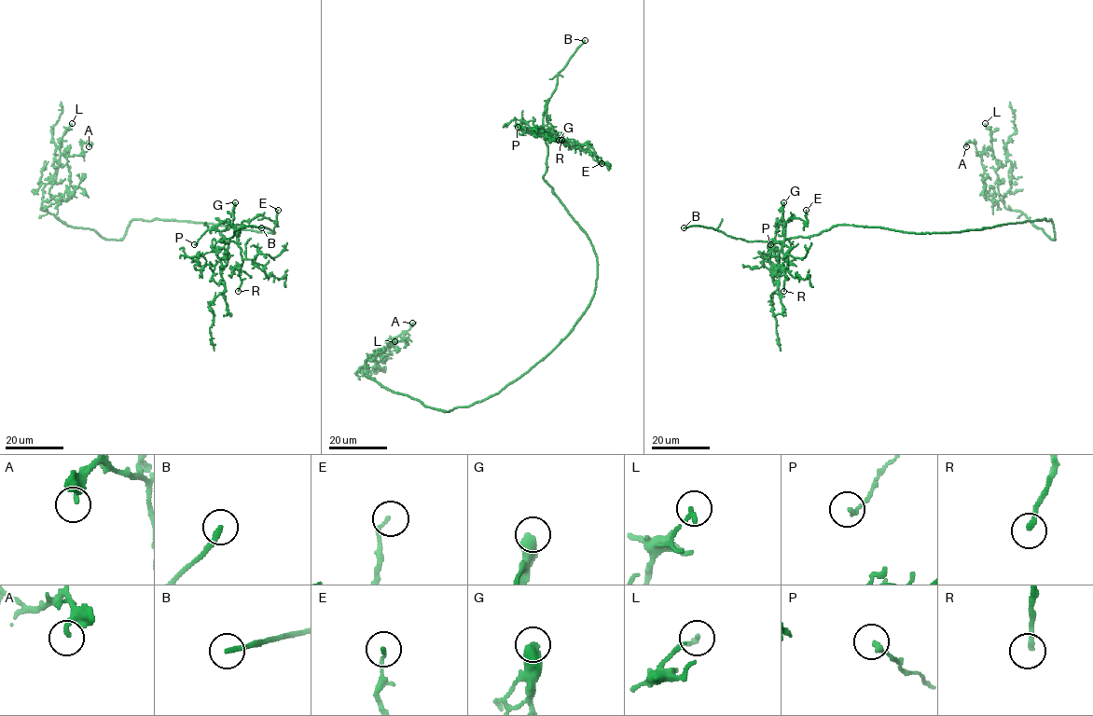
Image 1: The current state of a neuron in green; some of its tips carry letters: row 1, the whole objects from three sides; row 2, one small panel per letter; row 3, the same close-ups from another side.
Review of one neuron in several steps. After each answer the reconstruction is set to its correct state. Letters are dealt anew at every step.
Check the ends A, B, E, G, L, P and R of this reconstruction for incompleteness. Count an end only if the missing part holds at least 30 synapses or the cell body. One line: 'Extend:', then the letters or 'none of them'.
Extend: B, R

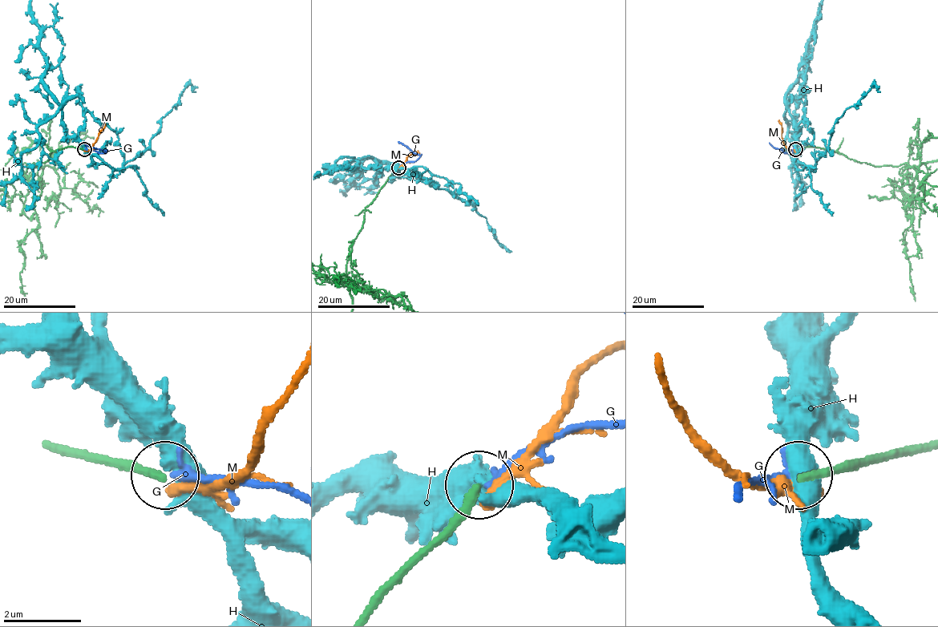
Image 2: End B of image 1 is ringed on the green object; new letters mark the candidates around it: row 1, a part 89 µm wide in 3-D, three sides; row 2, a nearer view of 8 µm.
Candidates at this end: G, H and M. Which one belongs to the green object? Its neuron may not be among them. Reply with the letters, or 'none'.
none

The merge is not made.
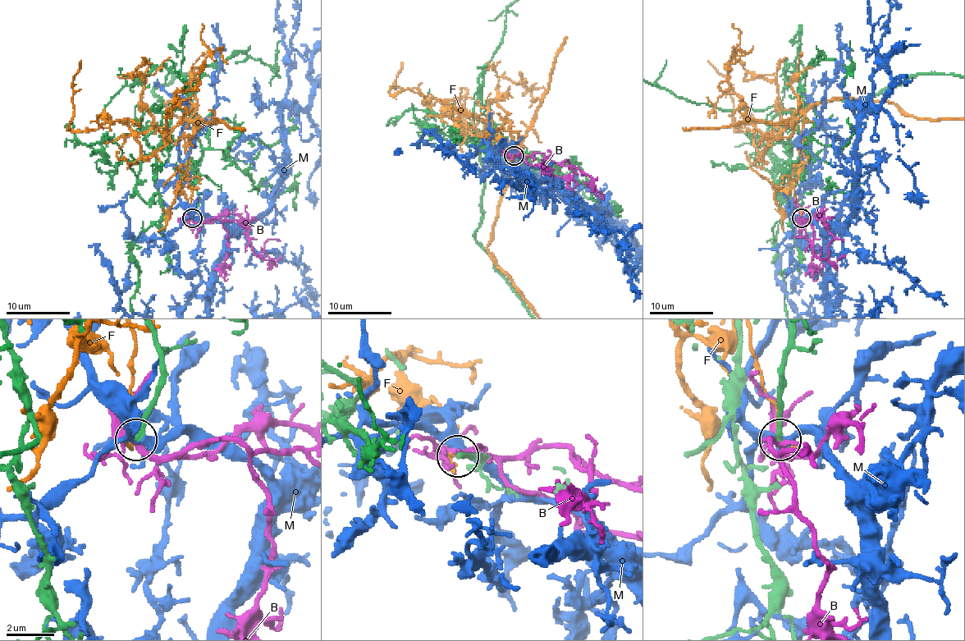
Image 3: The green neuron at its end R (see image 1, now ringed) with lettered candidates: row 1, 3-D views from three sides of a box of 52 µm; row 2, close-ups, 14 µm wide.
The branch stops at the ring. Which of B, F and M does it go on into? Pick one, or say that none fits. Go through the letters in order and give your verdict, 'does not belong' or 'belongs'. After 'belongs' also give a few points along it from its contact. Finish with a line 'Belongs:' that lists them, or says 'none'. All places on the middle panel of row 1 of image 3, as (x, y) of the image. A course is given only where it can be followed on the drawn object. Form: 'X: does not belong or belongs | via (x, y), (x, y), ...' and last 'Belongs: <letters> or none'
B: belongs | via (514, 154), (542, 153), (569, 167), (576, 167), (587, 176), (591, 180), (586, 183), (601, 198)
F: does not belong
M: does not belong
Belongs: B

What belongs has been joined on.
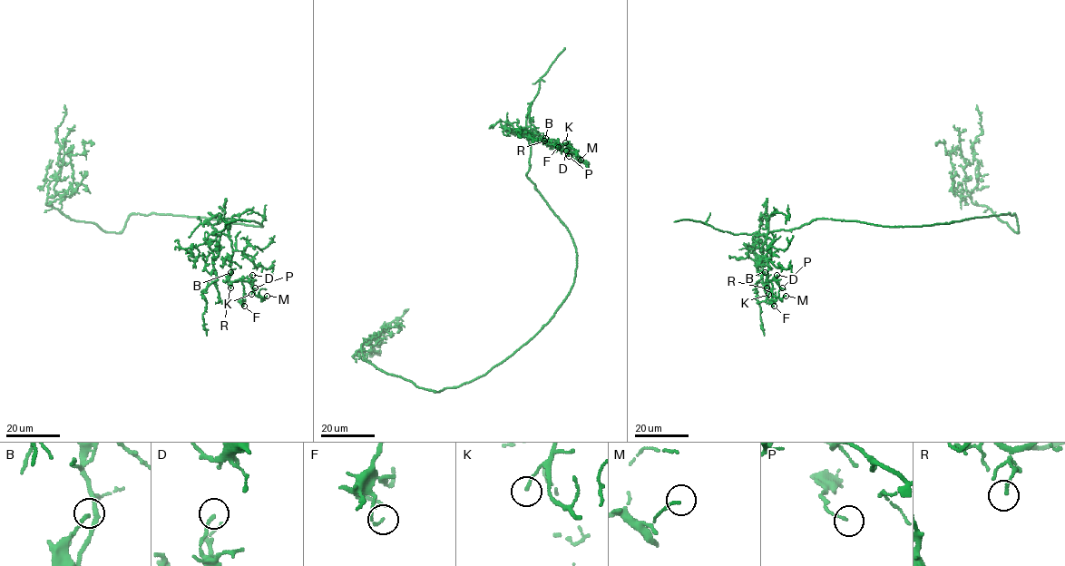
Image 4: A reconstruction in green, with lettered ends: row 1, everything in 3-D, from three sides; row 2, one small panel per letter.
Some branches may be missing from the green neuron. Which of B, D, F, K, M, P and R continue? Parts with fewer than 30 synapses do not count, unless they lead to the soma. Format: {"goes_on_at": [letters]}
{"goes_on_at": []}

